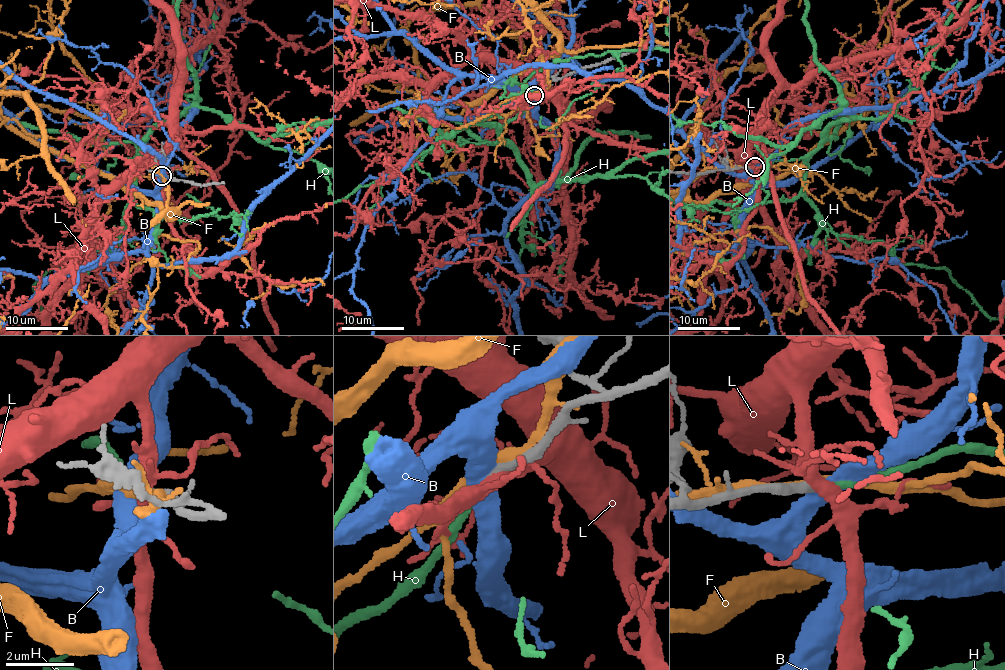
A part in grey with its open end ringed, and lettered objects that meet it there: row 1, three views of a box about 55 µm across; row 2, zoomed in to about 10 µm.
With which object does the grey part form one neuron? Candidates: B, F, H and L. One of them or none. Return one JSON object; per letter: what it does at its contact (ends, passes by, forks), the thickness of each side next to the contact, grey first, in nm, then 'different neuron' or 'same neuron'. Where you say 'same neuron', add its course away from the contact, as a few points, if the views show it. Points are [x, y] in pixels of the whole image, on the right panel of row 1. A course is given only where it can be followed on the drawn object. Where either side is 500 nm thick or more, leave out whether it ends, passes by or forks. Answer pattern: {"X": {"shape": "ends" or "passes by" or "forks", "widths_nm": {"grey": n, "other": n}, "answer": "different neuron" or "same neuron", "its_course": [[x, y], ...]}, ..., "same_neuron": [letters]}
{"B": {"shape": "passes by", "widths_nm": {"grey": 280, "other": 460}, "answer": "different neuron"}, "F": {"shape": "passes by", "widths_nm": {"grey": 380, "other": 260}, "answer": "different neuron"}, "H": {"shape": "ends", "widths_nm": {"grey": 240, "other": 190}, "answer": "same neuron"}, "L": {"shape": "forks", "widths_nm": {"grey": 280, "other": 360}, "answer": "different neuron"}, "same_neuron": ["H"]}

